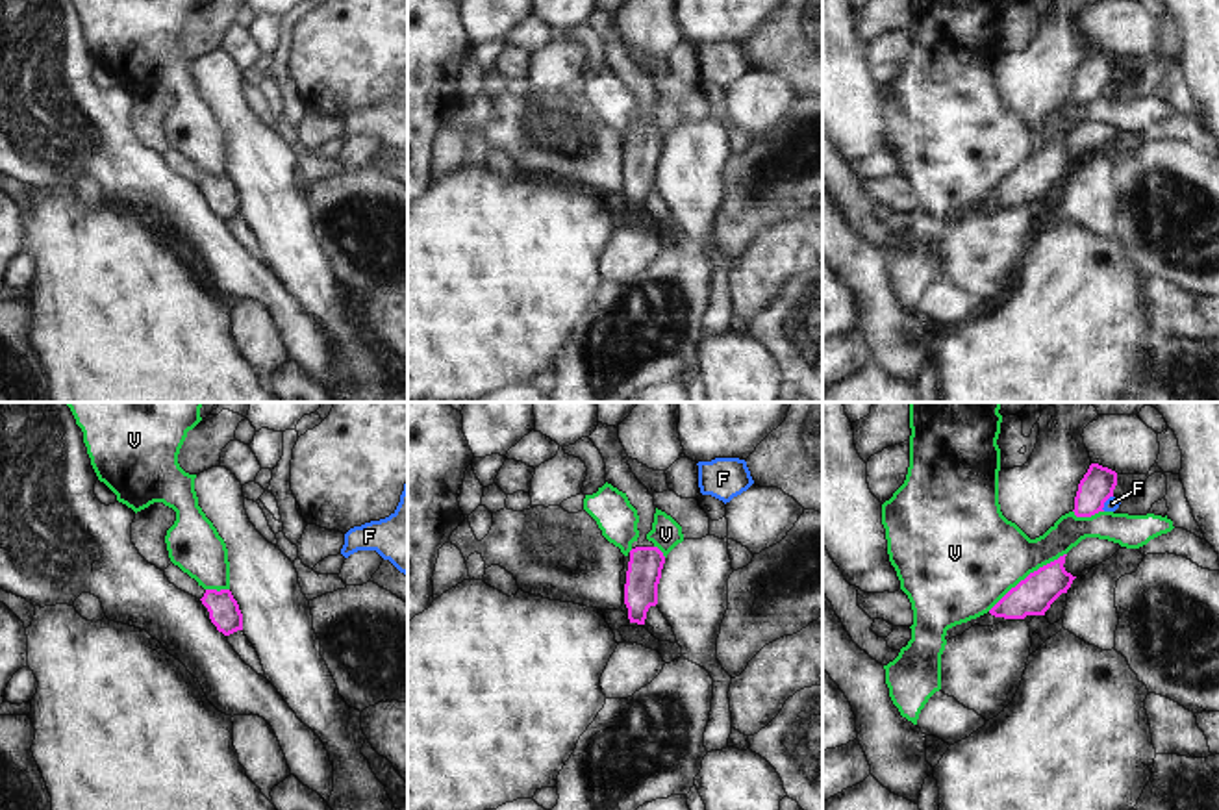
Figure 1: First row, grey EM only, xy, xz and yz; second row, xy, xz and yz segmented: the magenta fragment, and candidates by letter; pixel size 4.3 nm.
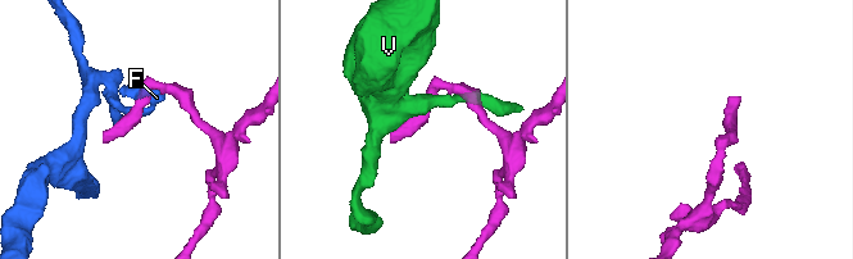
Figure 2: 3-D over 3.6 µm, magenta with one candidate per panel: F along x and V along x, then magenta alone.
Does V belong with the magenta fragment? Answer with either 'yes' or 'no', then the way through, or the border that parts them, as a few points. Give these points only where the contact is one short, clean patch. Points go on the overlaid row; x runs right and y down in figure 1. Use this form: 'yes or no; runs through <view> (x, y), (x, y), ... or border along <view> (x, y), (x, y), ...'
no

